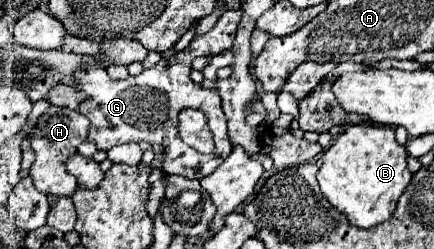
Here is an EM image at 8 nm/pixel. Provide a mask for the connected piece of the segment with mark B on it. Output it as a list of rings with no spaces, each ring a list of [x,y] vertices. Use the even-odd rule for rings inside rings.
[[[349,126],[319,158],[317,182],[323,196],[357,228],[373,228],[391,218],[399,196],[411,182],[407,150],[397,144],[389,126]]]

